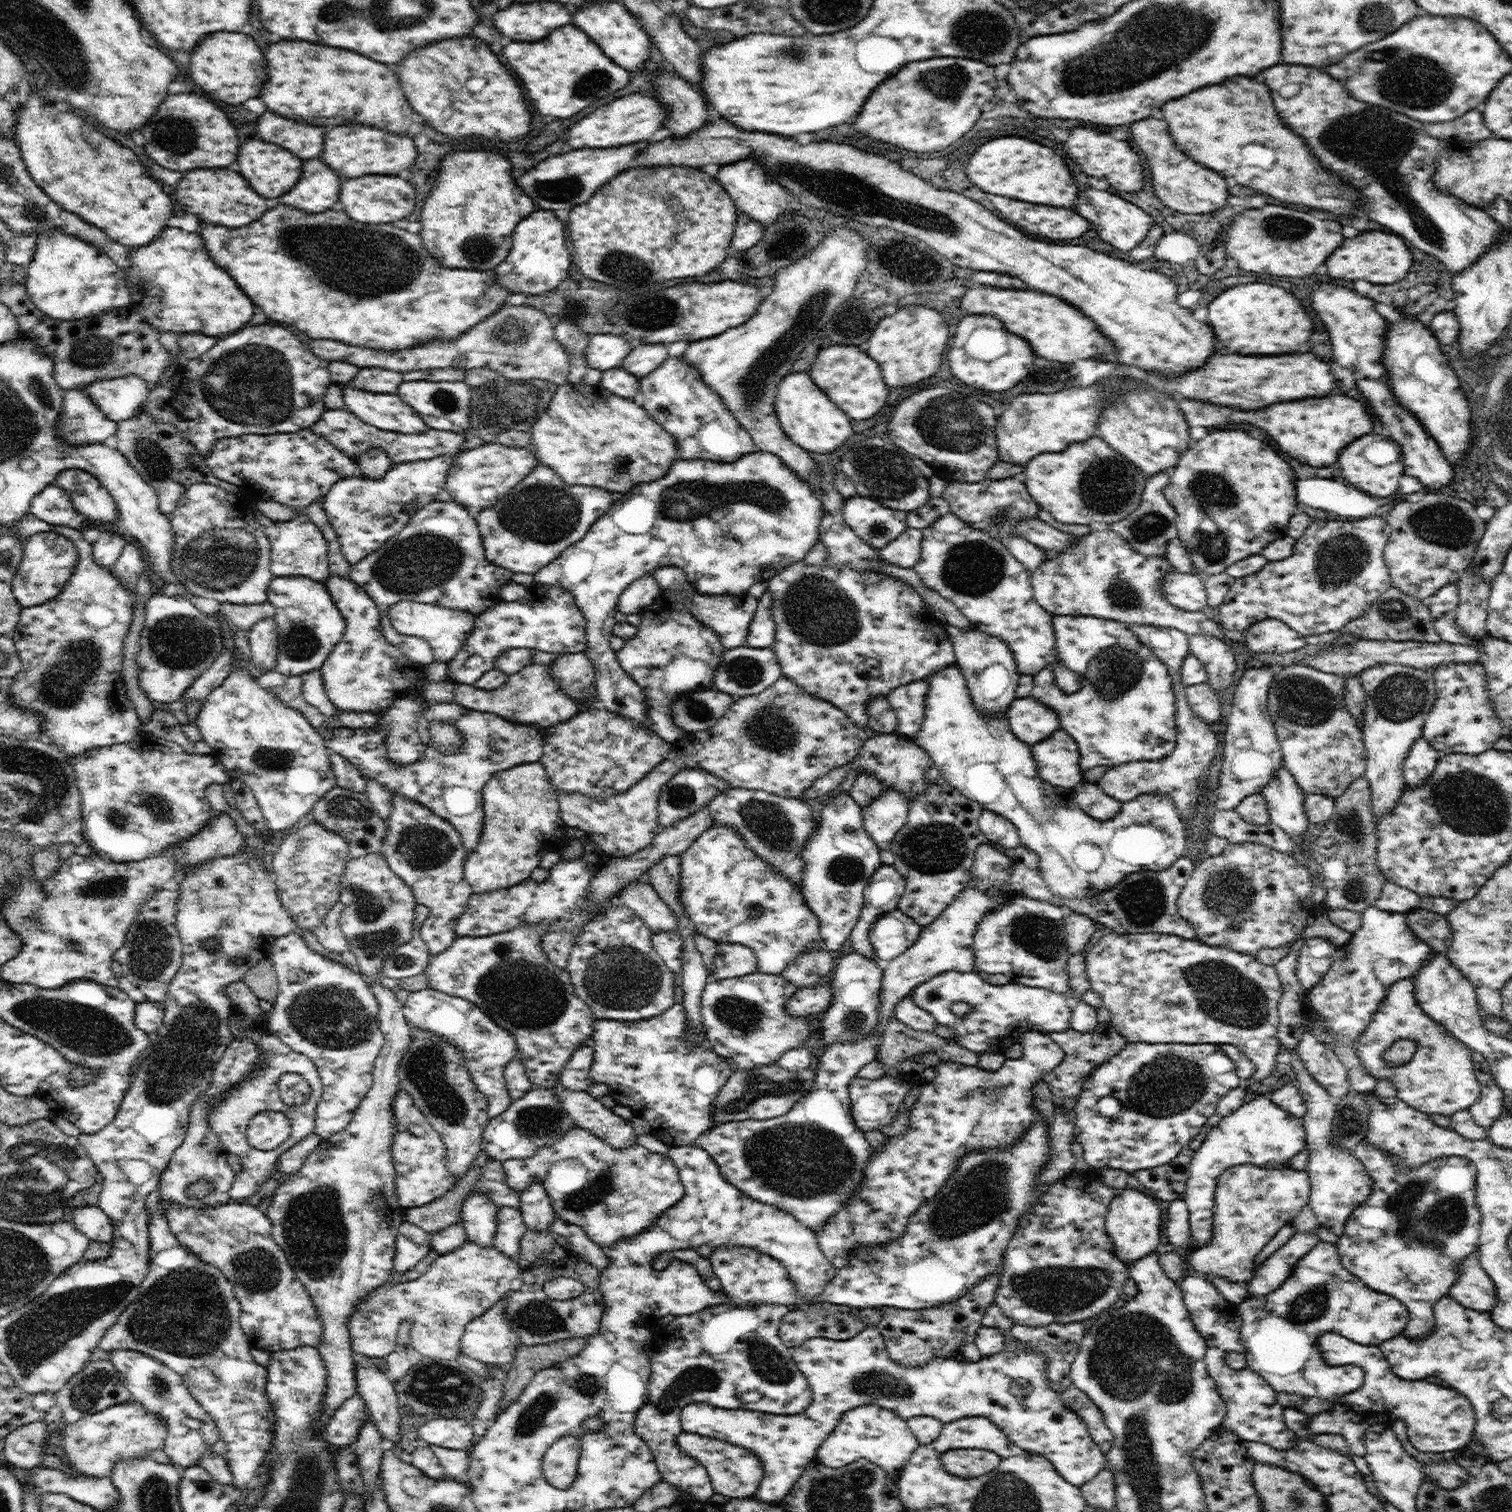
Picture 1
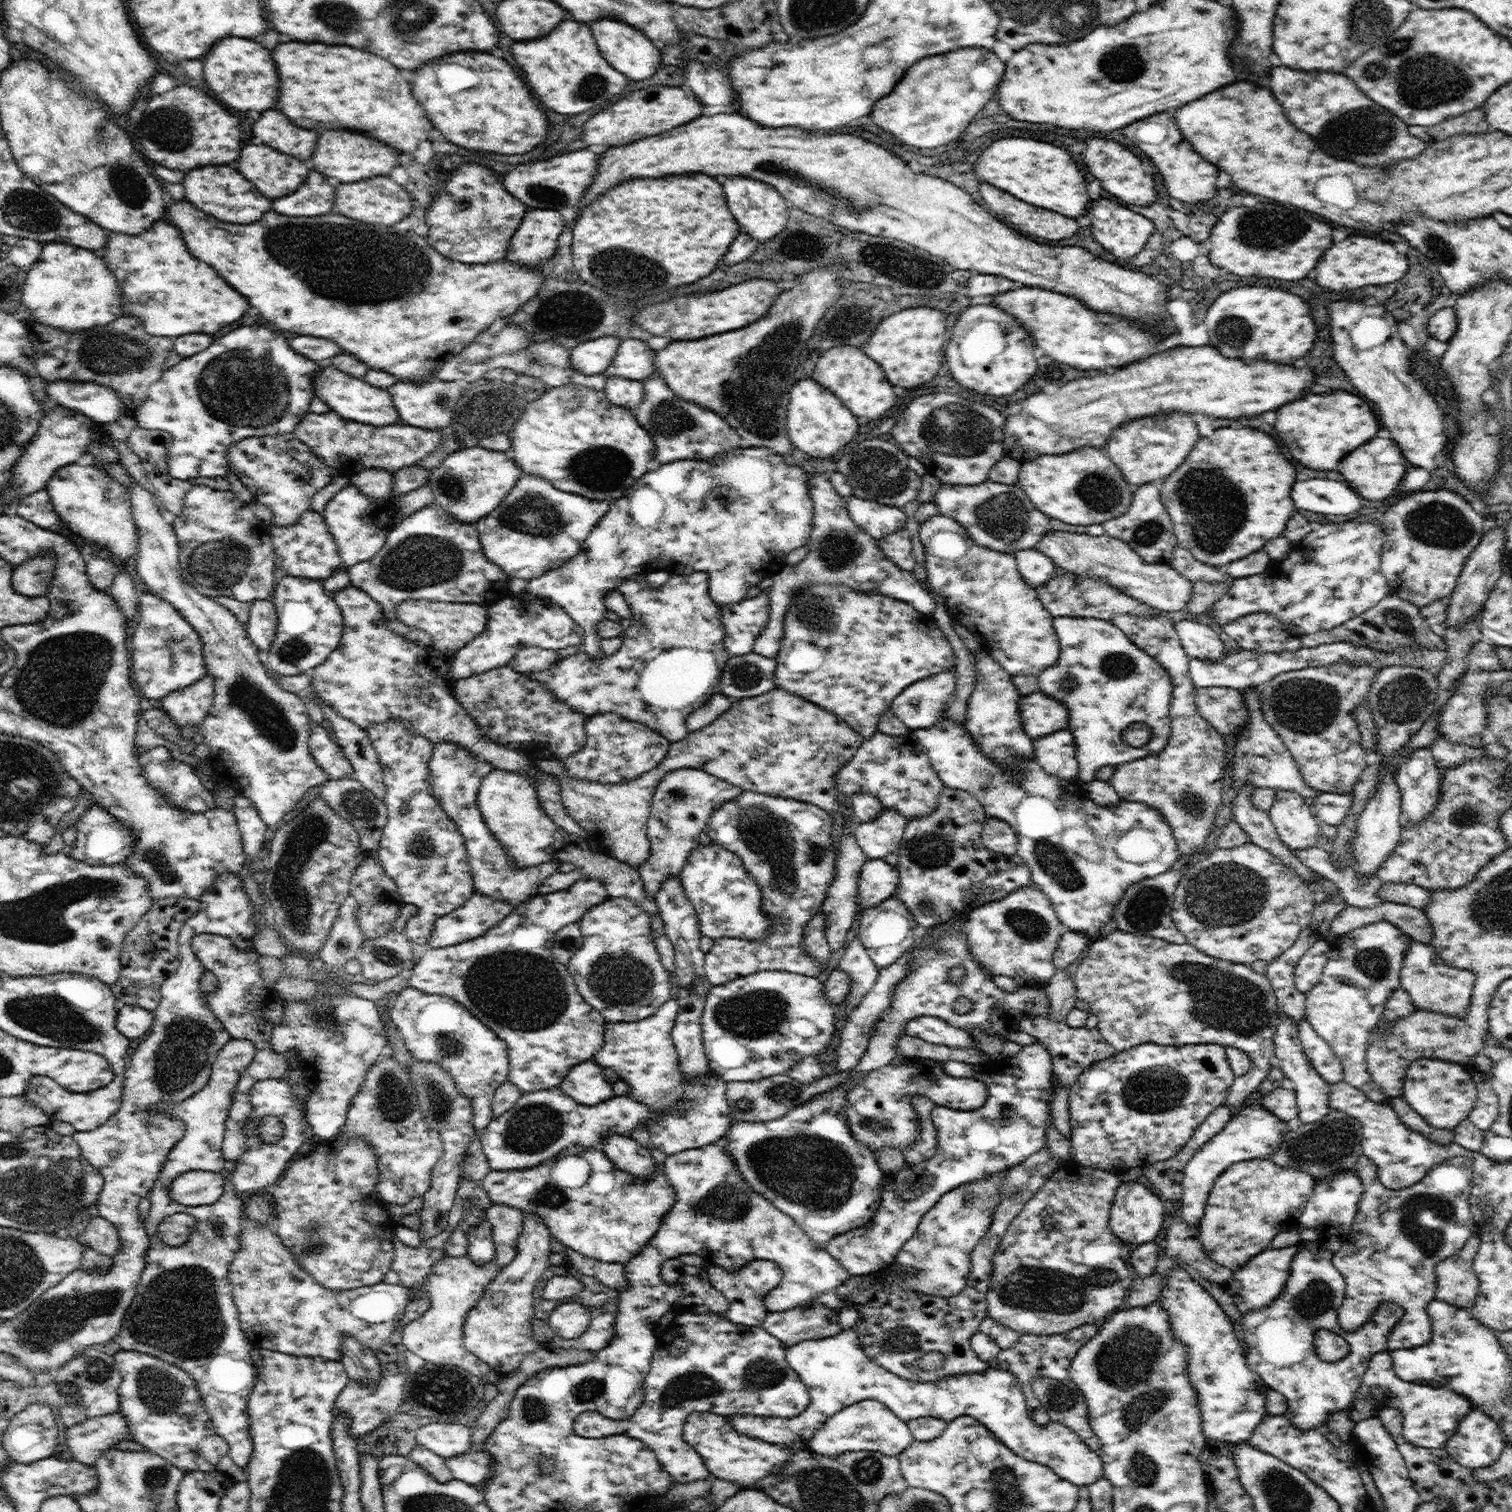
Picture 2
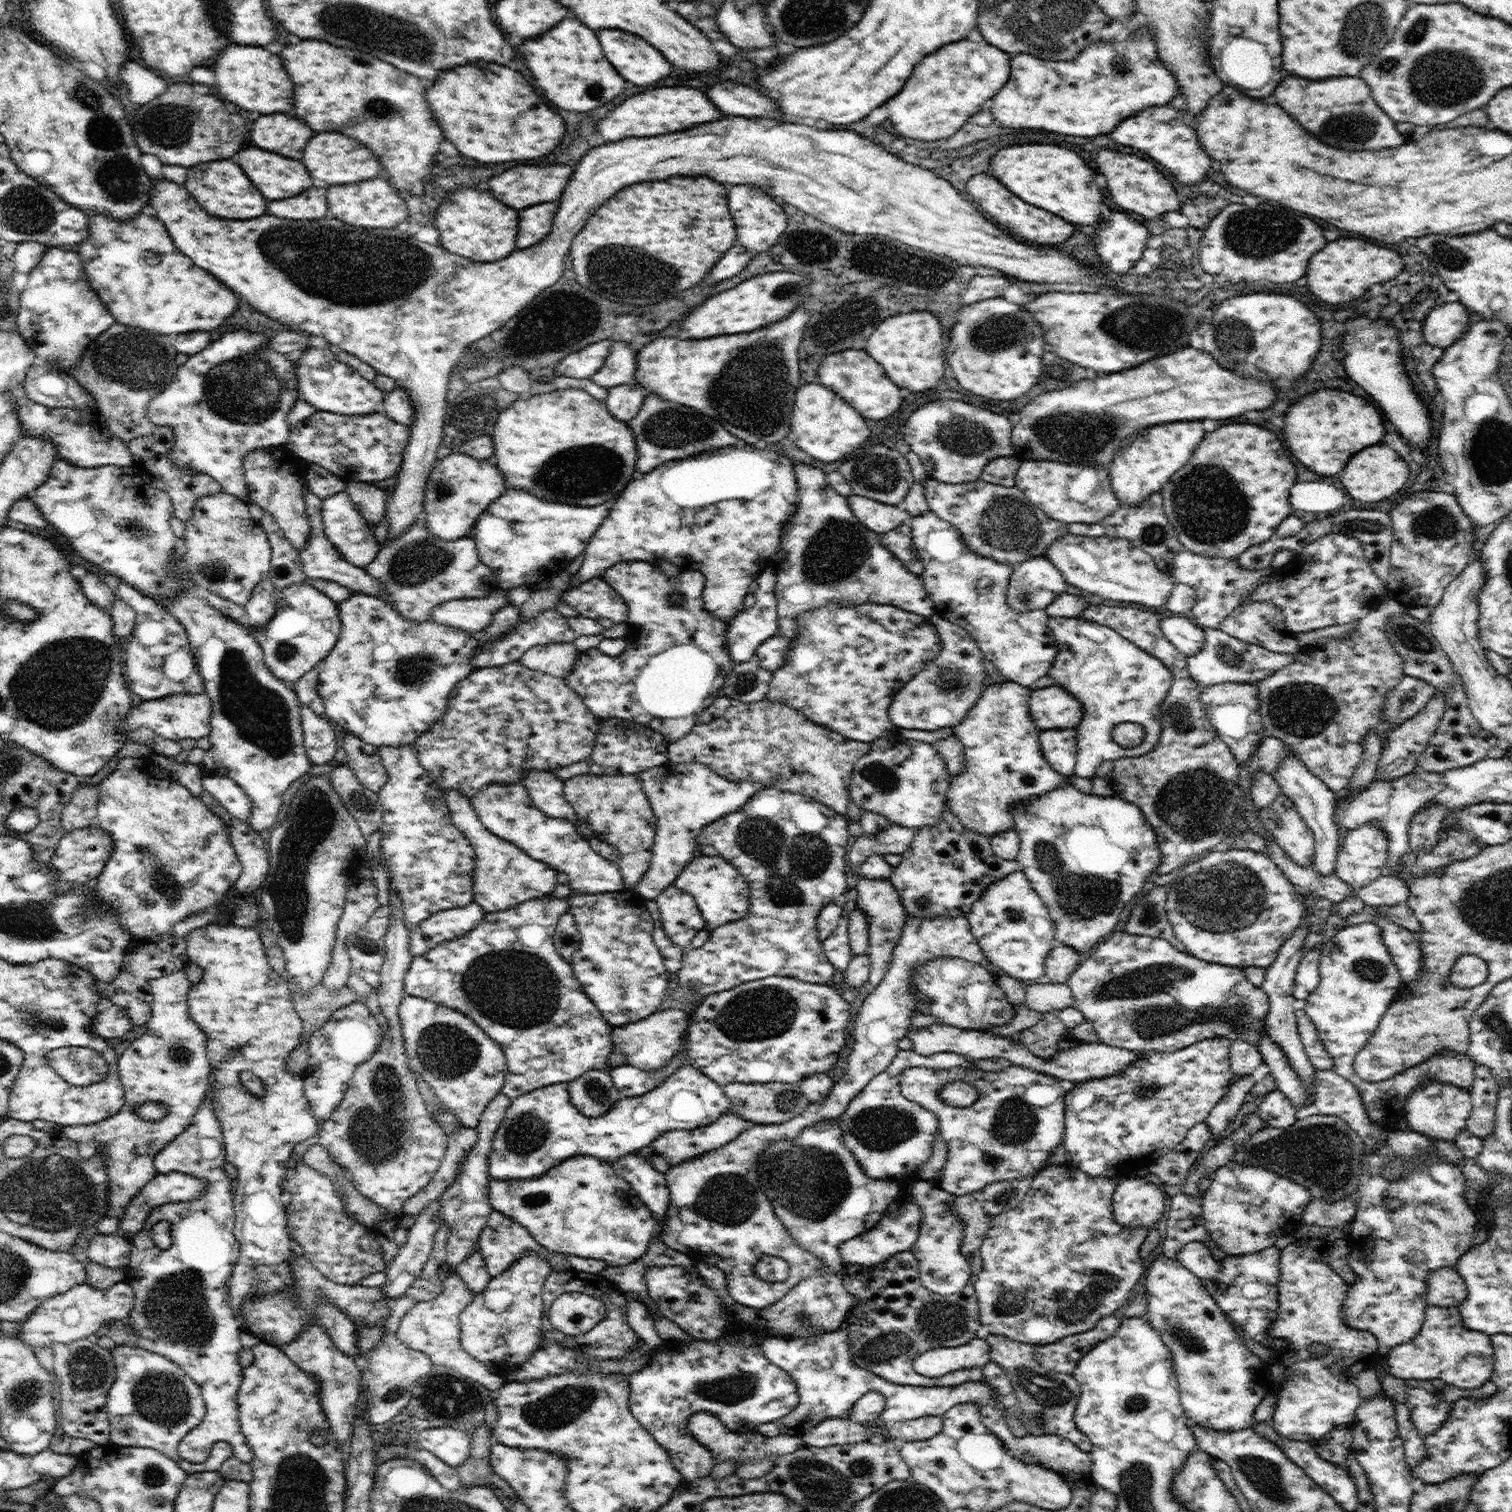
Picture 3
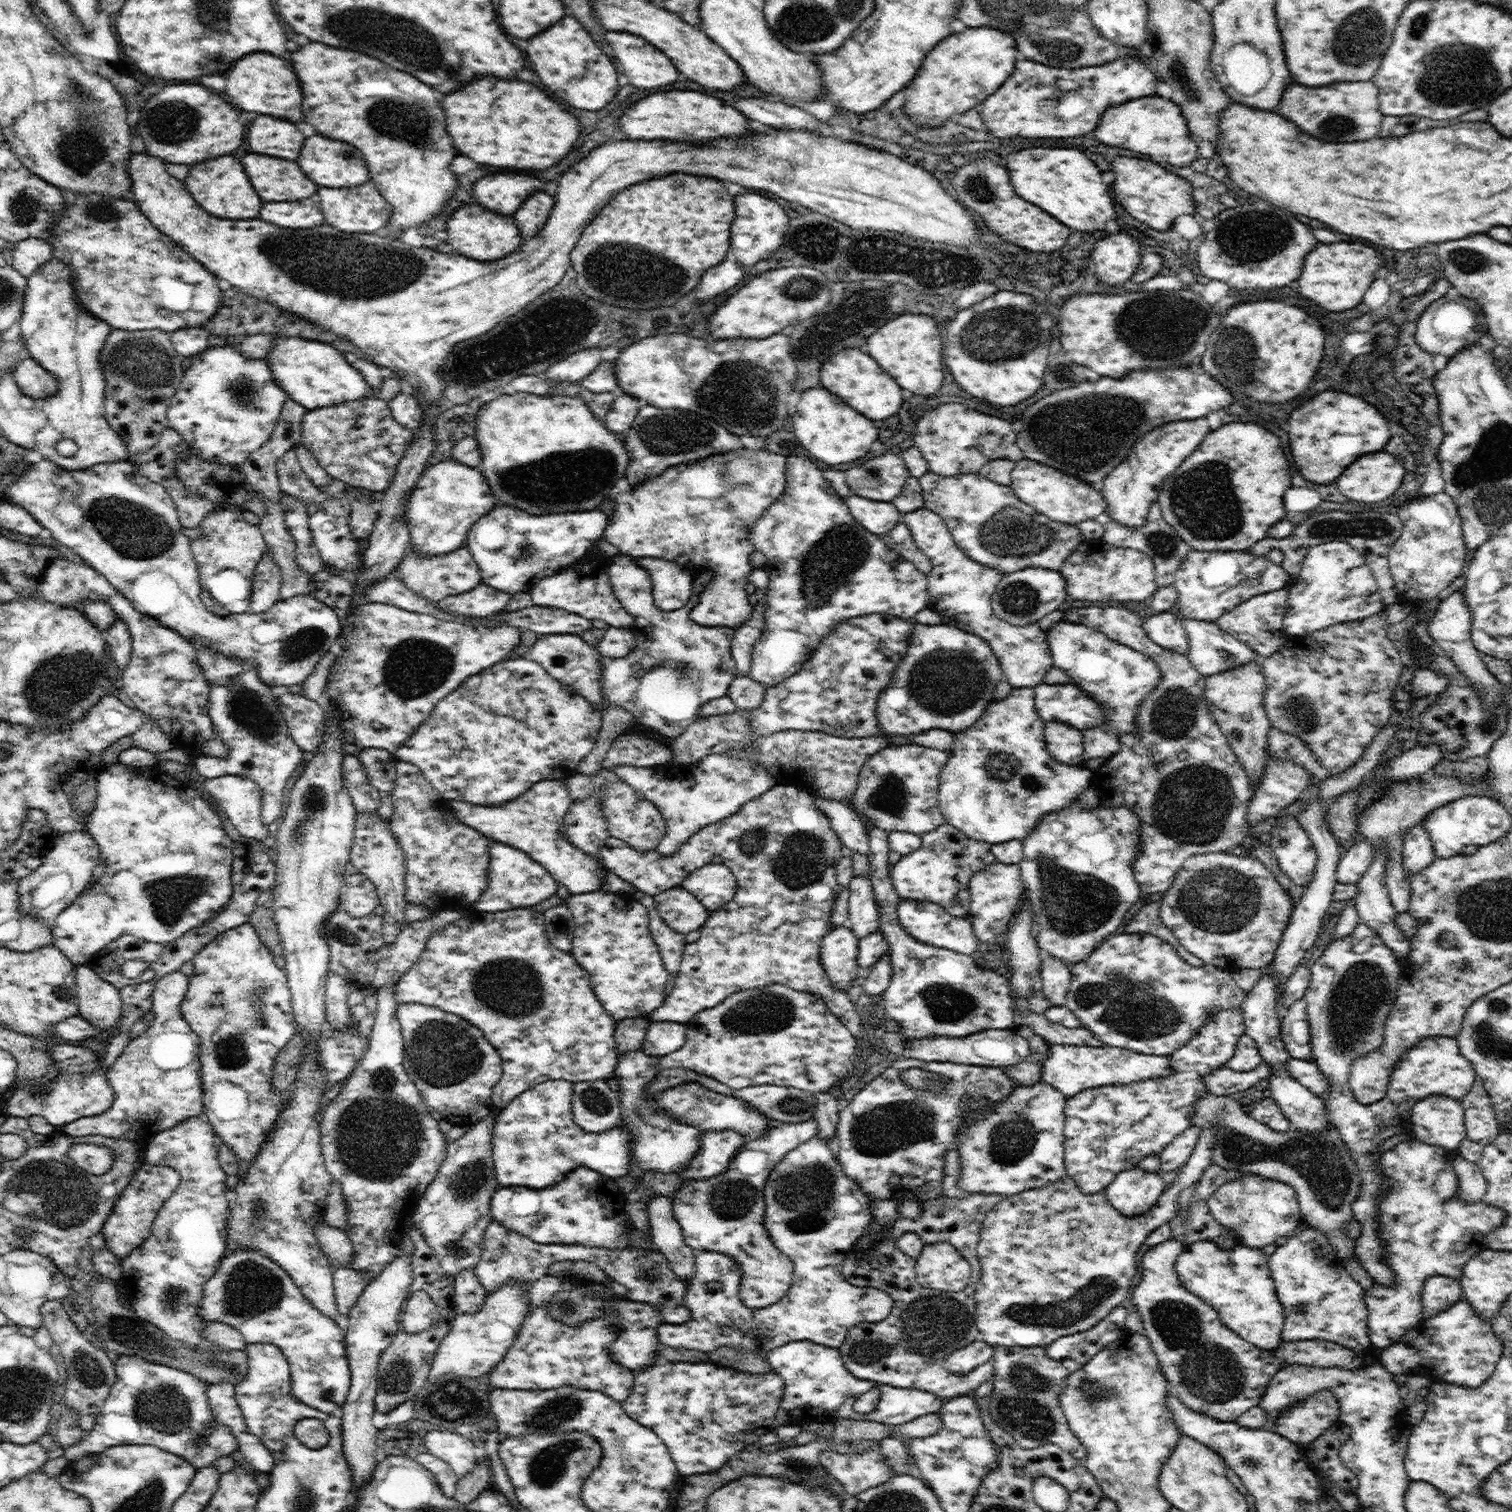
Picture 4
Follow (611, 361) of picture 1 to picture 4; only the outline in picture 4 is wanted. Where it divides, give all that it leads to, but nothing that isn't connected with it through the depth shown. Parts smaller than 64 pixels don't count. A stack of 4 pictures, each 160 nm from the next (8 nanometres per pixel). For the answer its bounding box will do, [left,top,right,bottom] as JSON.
[544,347,604,387]

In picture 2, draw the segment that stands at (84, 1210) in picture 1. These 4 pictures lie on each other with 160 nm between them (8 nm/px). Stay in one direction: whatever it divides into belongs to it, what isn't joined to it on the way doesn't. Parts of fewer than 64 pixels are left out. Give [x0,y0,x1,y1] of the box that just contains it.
[85,1215,121,1258]

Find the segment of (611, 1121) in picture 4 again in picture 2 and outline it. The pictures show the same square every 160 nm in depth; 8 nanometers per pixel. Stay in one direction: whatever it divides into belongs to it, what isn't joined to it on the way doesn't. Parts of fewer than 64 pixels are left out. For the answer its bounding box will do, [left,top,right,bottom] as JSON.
[560,1058,614,1106]

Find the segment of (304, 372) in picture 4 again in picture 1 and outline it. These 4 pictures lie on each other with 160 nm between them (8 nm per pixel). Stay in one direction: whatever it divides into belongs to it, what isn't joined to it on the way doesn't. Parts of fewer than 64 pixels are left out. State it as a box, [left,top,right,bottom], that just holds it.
[340,383,429,434]

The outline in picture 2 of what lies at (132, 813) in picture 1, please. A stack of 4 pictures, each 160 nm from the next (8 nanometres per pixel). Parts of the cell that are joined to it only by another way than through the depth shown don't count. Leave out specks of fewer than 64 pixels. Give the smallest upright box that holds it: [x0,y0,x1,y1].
[66,746,216,866]

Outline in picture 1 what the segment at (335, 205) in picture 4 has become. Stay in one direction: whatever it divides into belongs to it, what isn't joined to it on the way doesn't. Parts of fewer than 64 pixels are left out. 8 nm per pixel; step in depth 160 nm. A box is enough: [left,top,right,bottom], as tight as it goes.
[340,174,416,224]

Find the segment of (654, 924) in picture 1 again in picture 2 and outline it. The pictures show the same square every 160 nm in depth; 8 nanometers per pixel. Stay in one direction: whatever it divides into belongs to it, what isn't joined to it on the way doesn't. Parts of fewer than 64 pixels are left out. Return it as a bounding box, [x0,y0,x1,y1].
[477,768,659,917]

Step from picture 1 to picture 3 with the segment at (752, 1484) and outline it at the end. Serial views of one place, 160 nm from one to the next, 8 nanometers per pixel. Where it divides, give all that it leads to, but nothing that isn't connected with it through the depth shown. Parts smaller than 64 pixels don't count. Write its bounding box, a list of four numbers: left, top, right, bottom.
[688,1411,804,1466]

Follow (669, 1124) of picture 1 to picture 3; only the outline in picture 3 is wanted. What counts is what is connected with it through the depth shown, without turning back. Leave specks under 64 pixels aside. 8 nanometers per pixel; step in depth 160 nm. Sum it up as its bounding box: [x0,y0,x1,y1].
[612,1007,750,1165]

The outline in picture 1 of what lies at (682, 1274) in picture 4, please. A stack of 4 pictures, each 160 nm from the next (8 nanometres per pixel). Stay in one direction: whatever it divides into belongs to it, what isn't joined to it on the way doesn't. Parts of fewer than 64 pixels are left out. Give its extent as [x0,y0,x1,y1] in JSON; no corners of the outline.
[553,1083,637,1149]

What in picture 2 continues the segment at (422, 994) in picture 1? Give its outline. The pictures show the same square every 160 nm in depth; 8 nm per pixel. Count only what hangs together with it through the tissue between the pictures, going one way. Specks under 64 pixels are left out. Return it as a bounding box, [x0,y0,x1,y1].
[388,987,509,1132]

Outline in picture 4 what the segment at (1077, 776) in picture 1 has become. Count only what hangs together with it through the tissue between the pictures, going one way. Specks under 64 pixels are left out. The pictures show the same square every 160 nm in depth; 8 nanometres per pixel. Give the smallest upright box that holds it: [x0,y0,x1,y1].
[1044,720,1084,764]

